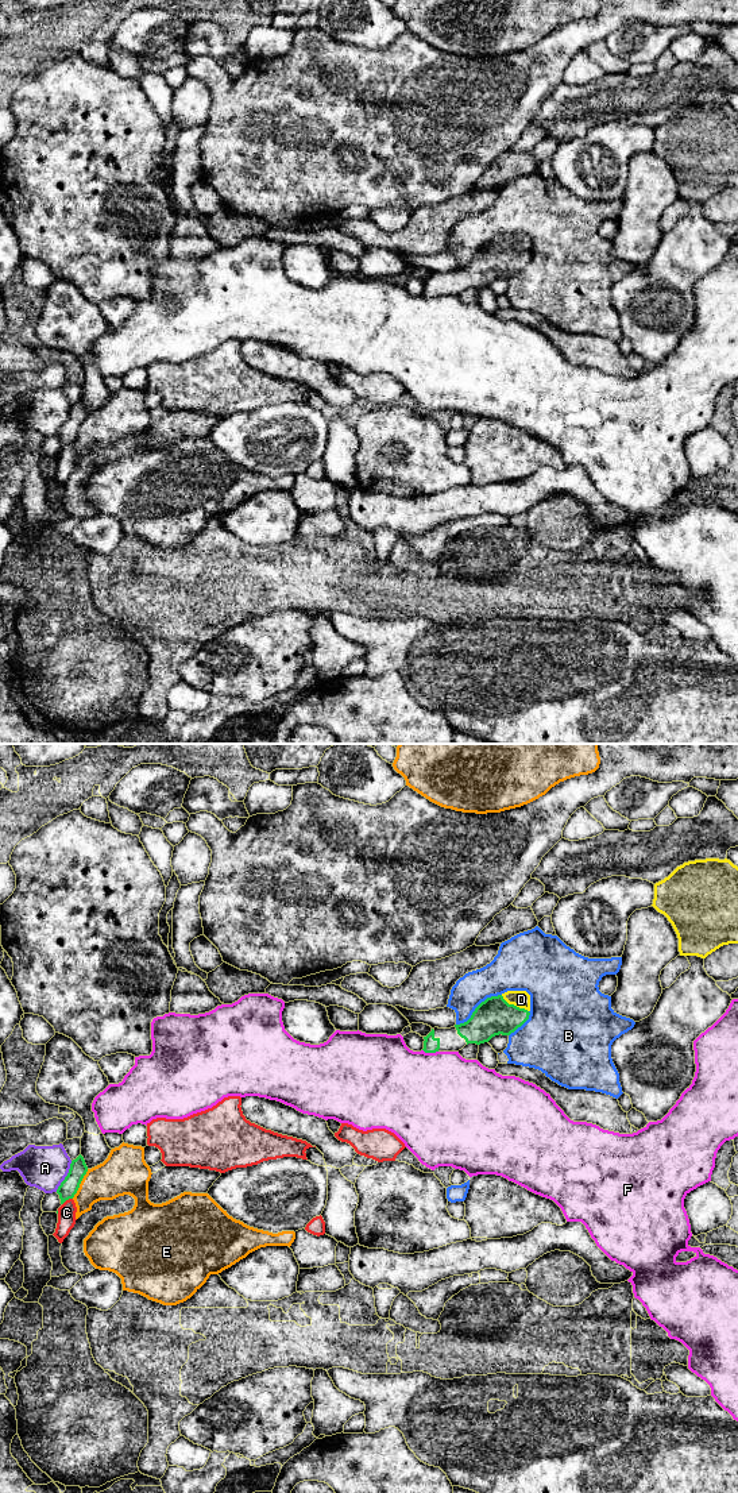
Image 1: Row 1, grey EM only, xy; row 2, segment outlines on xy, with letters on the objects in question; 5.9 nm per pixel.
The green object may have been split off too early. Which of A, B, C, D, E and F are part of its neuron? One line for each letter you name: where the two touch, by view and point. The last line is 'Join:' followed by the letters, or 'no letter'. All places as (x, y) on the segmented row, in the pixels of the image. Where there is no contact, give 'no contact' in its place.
D: meets green in xy at (513, 1005)
Join: D

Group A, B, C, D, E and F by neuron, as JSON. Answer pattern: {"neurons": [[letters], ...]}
{"neurons": [["A"], ["B"], ["C"], ["D"], ["E"], ["F"]]}

